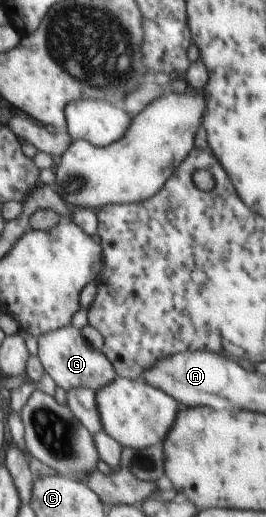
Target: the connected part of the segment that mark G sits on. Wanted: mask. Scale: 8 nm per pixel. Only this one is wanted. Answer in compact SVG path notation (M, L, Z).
M64 327L39 335L37 337L37 357L43 370L64 391L76 386L87 387L95 392L117 377L116 369L110 363L109 358L104 353L100 353L100 350L94 351L86 343L86 339L82 339L80 331L76 329Z

